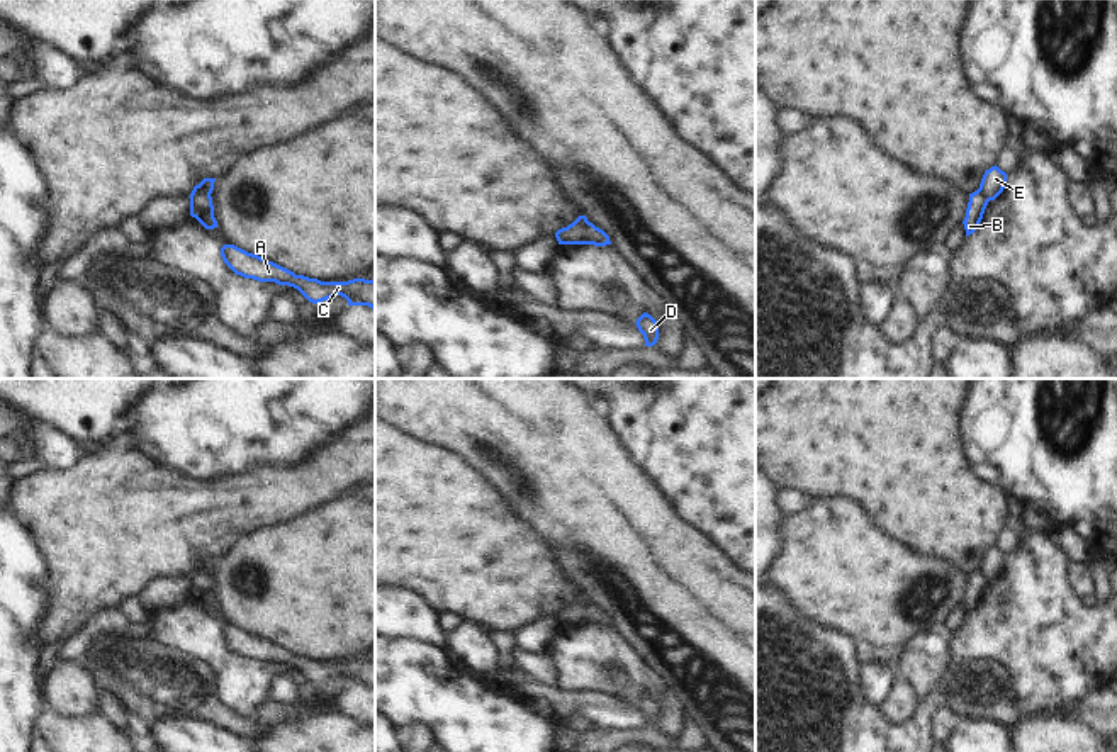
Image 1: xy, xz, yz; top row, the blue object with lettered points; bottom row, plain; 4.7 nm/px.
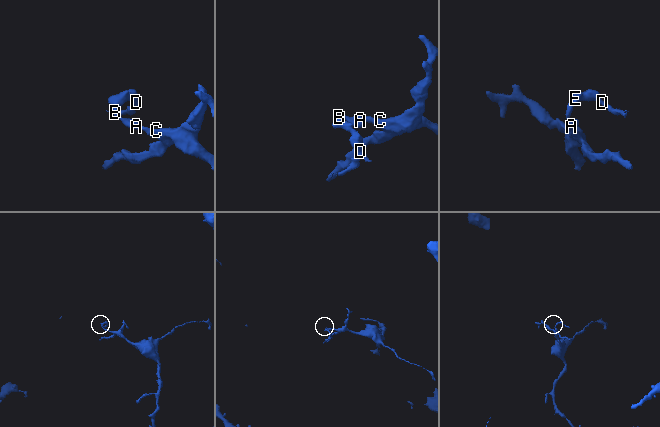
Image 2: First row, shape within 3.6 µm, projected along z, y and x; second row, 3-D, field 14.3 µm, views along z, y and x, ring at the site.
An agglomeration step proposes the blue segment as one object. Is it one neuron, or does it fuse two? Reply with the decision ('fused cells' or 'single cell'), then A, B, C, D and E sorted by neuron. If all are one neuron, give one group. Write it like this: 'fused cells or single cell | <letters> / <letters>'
fused cells | A B C / D E

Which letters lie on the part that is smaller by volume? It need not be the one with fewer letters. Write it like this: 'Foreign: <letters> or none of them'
Foreign: D, E

